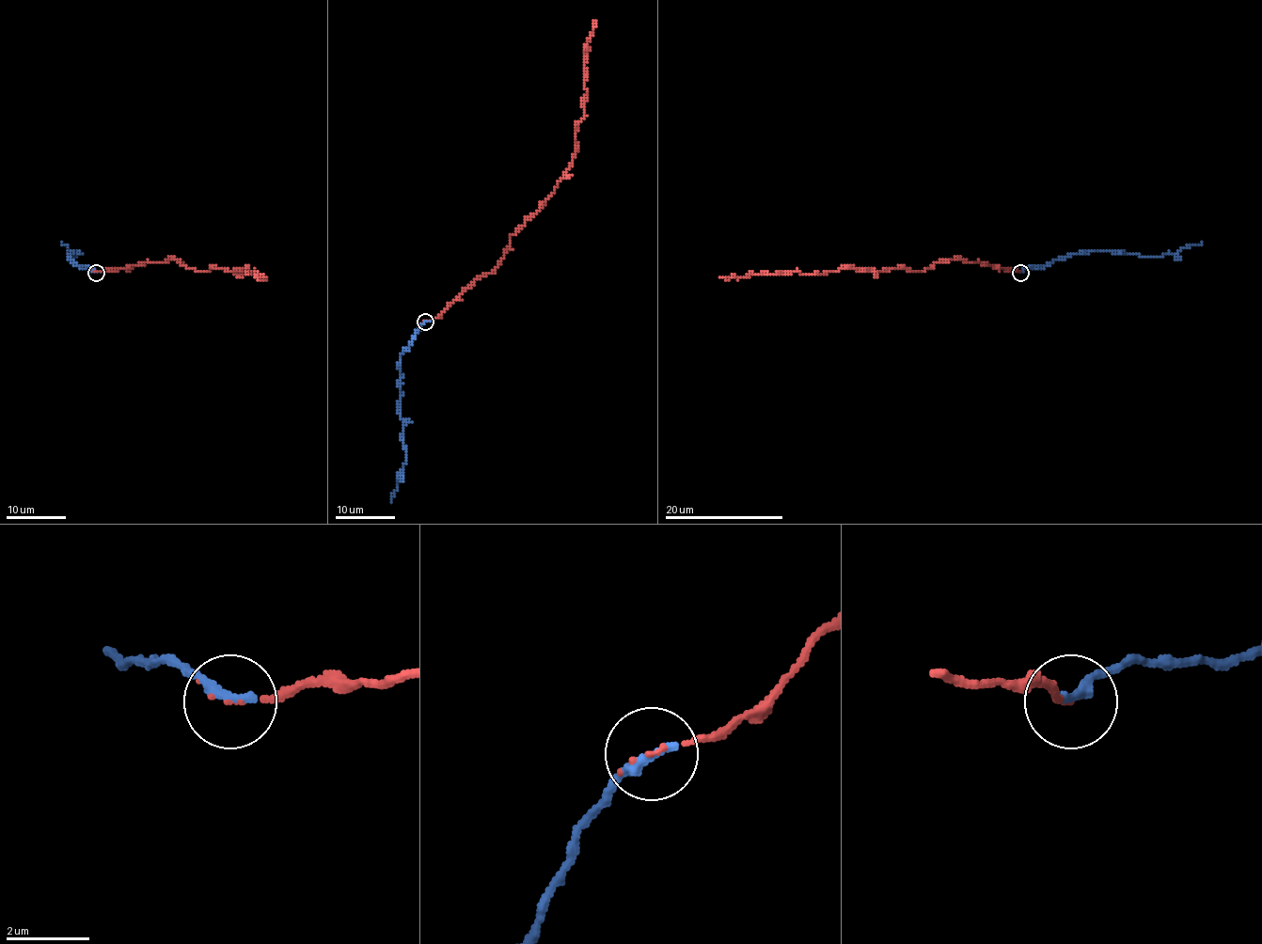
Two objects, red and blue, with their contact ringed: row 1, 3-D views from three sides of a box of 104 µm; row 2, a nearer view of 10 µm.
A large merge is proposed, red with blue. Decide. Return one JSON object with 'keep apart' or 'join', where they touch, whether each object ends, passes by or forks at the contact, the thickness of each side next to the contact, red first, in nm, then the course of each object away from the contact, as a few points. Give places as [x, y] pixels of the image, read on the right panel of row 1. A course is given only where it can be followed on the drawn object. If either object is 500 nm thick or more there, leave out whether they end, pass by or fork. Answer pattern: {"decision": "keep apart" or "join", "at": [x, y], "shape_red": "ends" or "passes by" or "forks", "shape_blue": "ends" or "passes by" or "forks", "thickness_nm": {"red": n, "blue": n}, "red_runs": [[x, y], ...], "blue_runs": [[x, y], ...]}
{"decision": "join", "at": [1020, 273], "shape_red": "passes by", "shape_blue": "ends", "thickness_nm": {"red": 60, "blue": 320}, "red_runs": [[1020, 272], [950, 259], [910, 272], [851, 268], [814, 274], [719, 276]], "blue_runs": [[1020, 272], [1030, 266], [1048, 266], [1058, 259], [1077, 253], [1110, 250], [1162, 258], [1201, 243]]}

